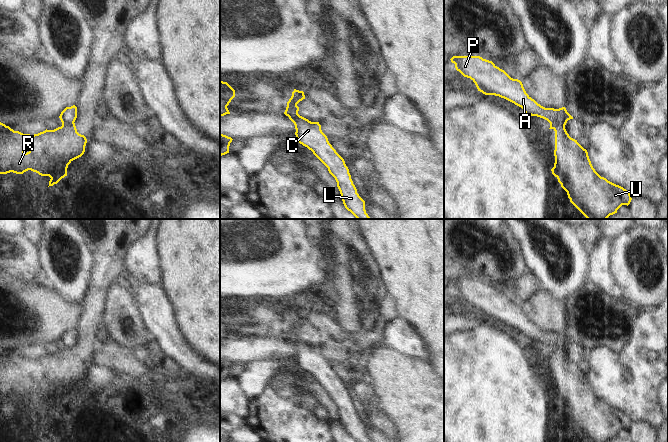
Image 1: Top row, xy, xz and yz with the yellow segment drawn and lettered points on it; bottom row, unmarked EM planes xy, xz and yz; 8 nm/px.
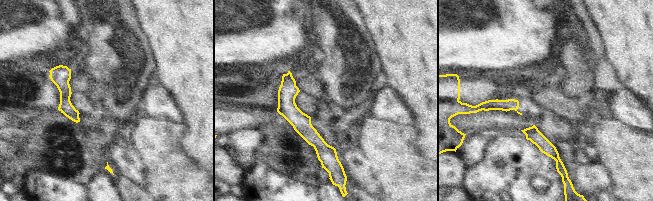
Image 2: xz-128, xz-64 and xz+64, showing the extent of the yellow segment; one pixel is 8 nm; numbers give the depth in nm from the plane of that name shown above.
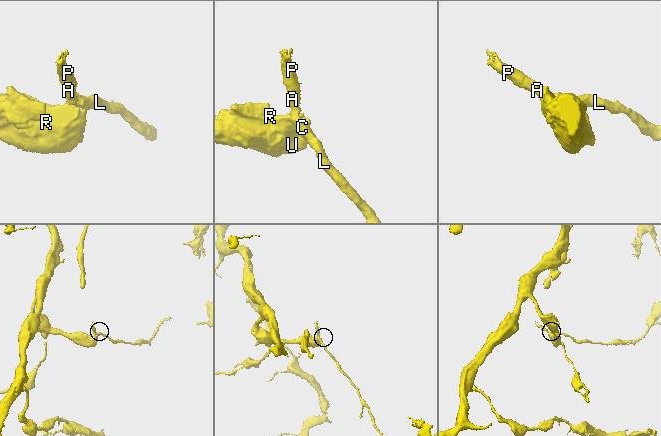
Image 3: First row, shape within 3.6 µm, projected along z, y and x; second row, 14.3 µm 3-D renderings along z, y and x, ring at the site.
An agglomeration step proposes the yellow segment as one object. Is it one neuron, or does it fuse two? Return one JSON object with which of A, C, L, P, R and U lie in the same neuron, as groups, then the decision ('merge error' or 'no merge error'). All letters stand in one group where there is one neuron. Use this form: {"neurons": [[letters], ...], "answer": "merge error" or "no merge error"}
{"neurons": [["A", "C", "L", "P"], ["R", "U"]], "answer": "merge error"}

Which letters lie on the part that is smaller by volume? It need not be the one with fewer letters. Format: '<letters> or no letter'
A, C, L, P

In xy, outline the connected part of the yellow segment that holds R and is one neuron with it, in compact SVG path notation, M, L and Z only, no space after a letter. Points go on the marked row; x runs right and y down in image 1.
M0 122L0 174L23 174L31 170L41 176L49 176L49 186L53 186L67 176L68 165L84 154L86 143L86 137L77 132L75 123L62 123L54 130L46 129L30 135L14 131Z

